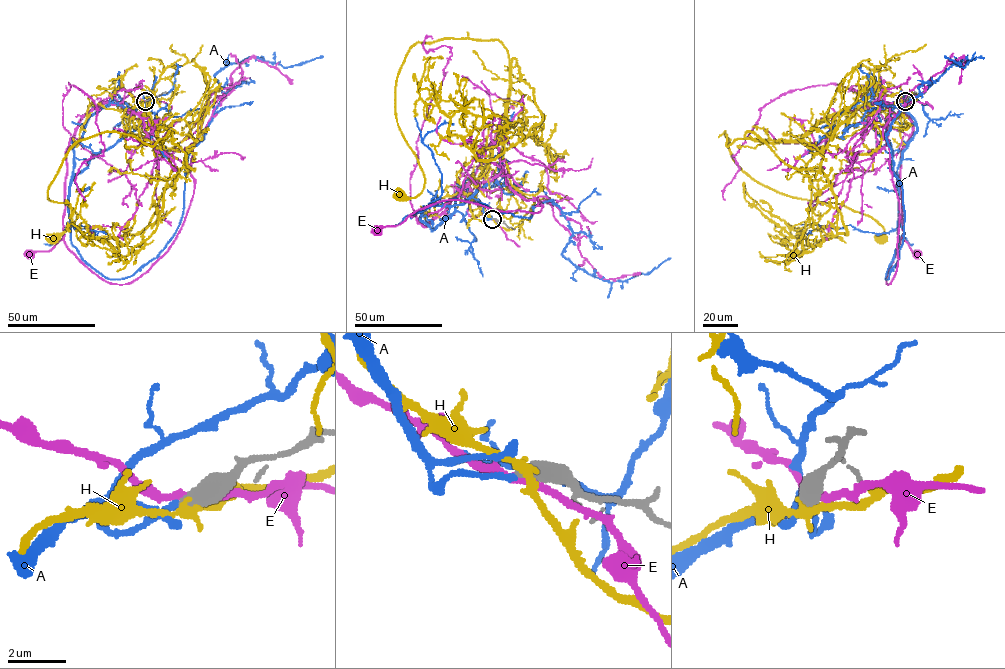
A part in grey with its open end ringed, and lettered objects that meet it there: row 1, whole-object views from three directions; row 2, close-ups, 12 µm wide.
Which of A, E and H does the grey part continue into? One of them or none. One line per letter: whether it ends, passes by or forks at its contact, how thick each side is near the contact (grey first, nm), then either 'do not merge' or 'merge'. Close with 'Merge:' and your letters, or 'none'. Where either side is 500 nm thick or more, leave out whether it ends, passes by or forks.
A: it passes by; calibres 440 and 160 nm; merge
E: calibres 650 and 280 nm; do not merge
H: calibres 550 and 320 nm; do not merge
Merge: A

